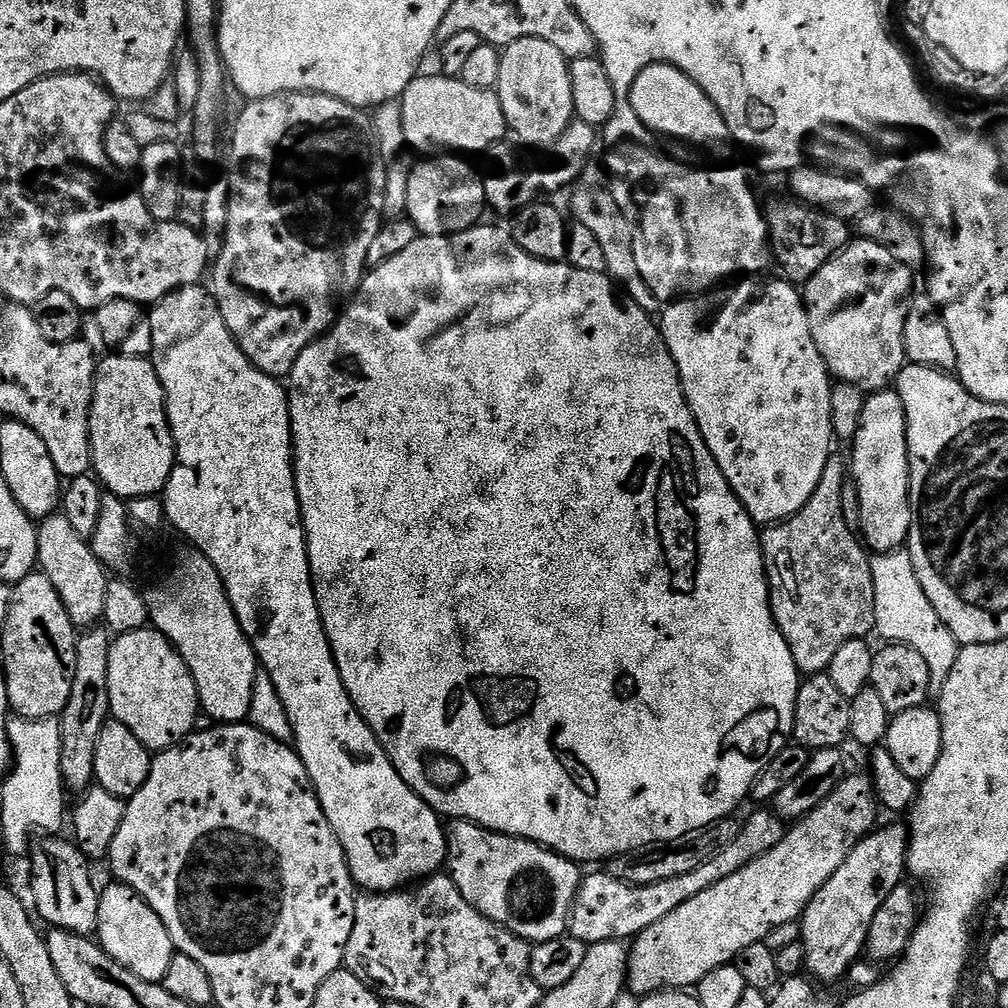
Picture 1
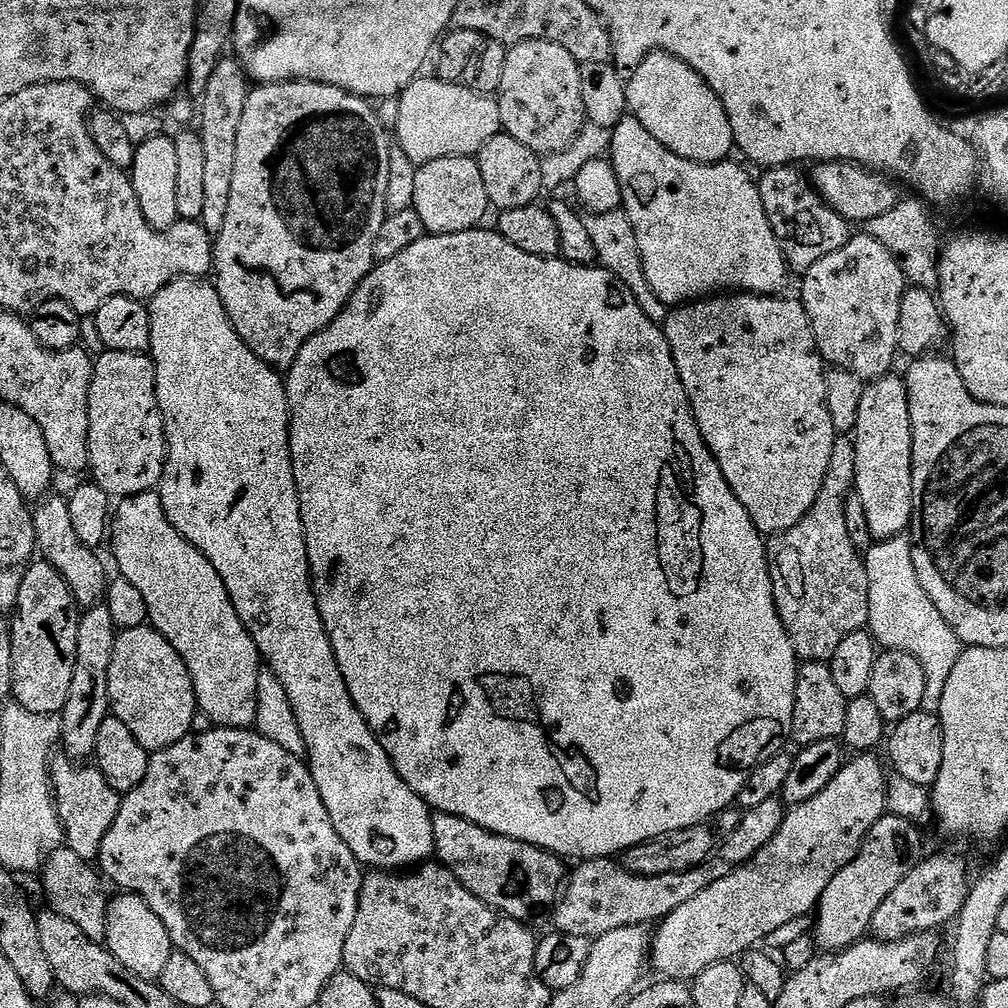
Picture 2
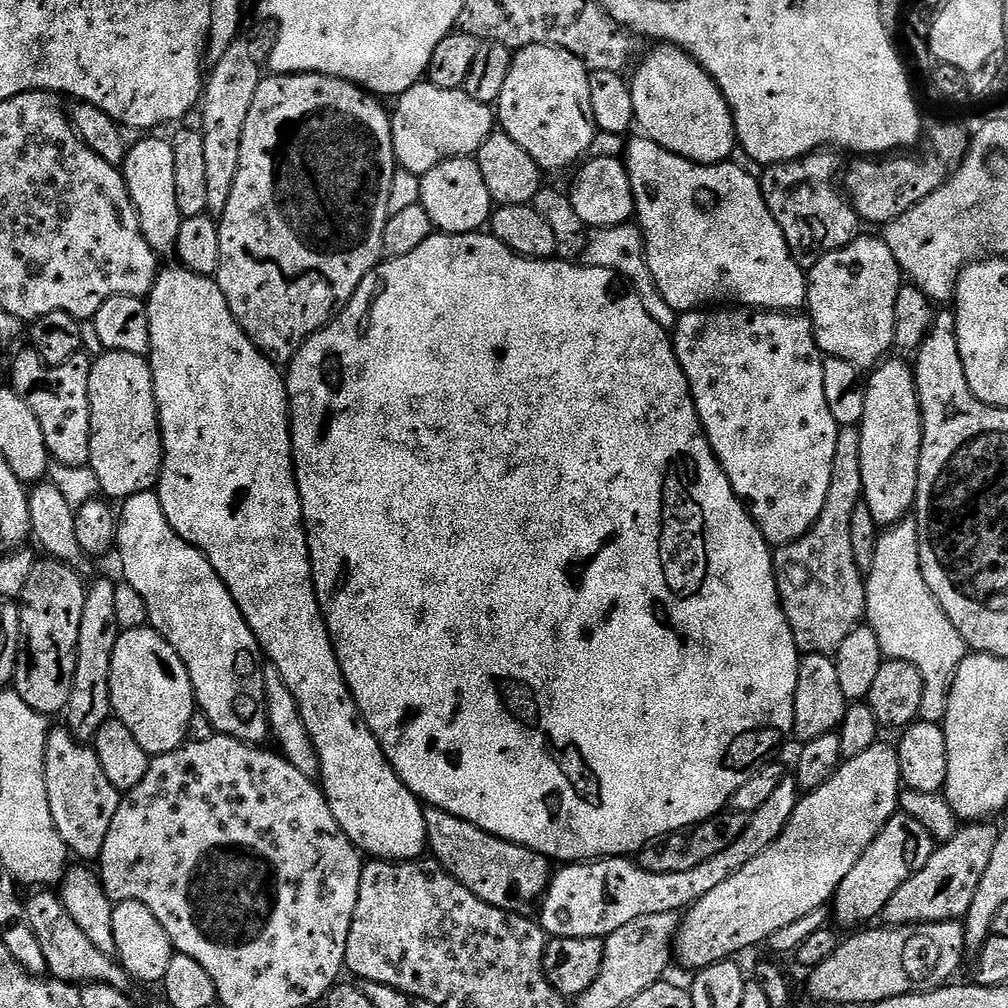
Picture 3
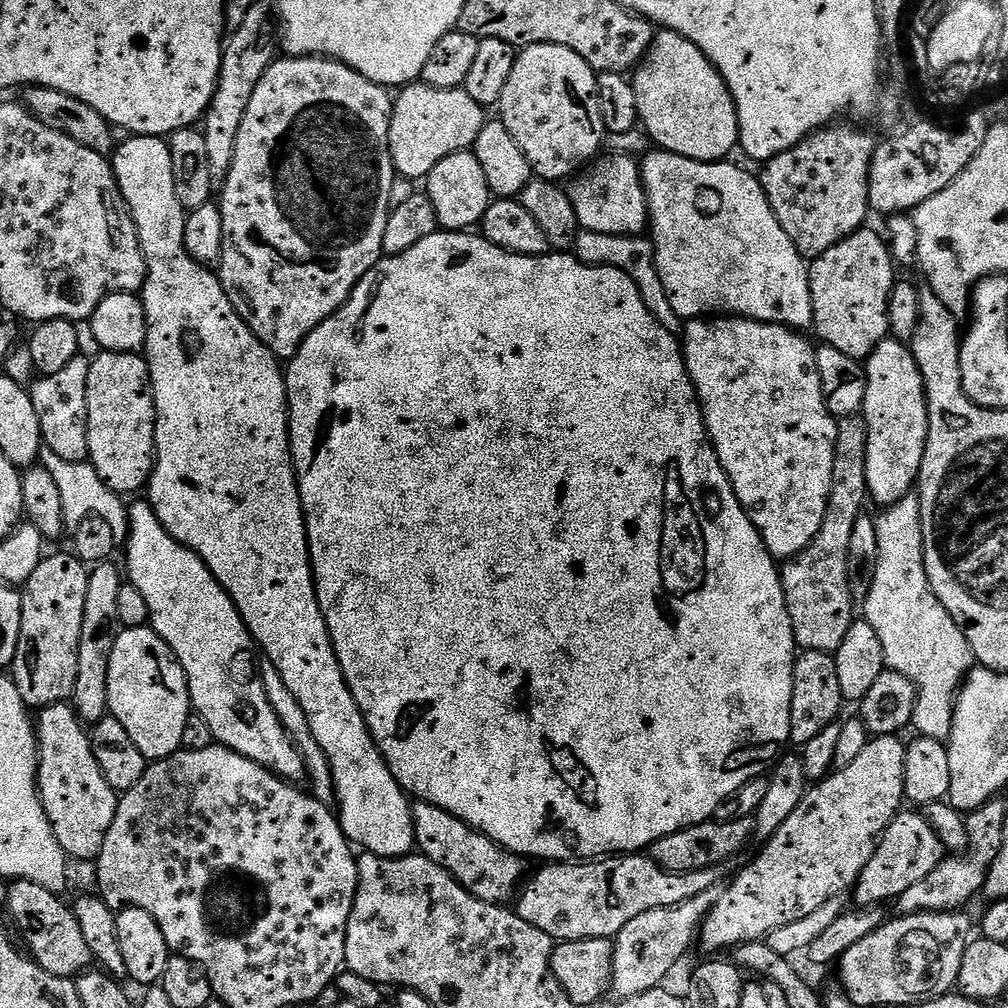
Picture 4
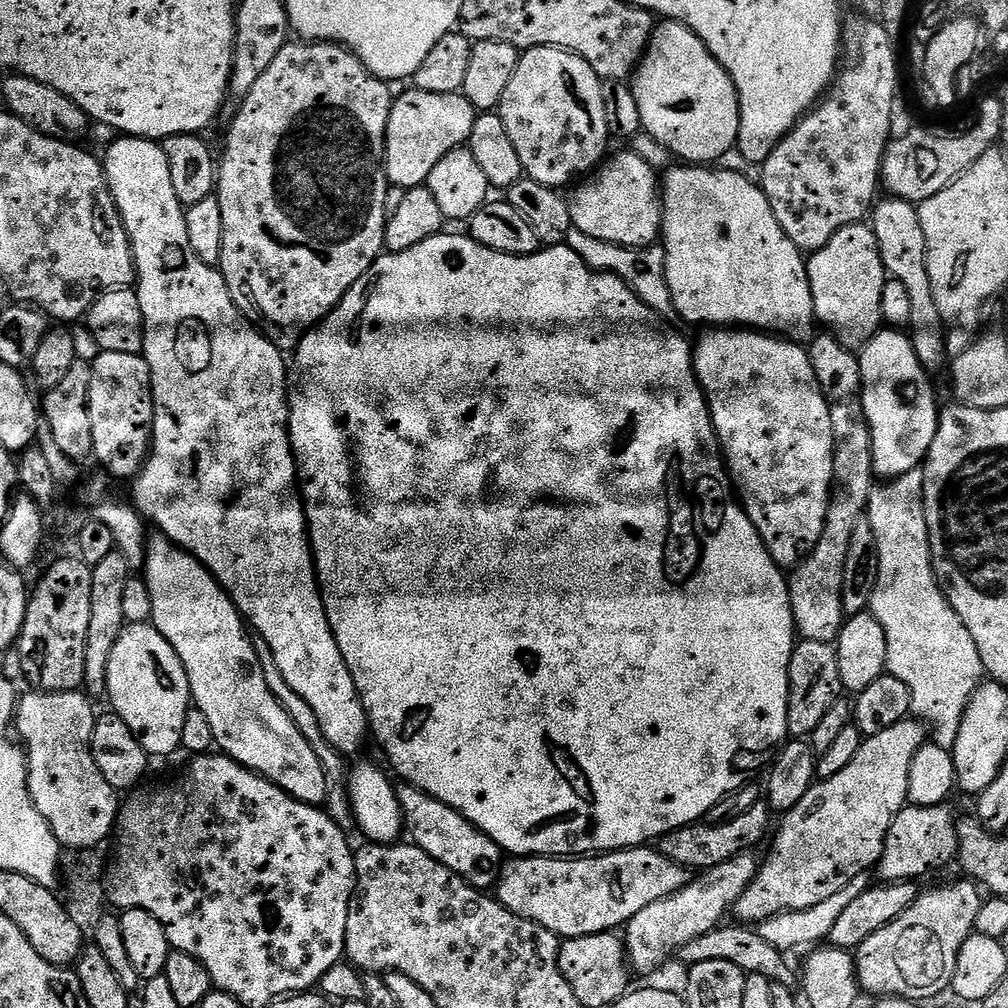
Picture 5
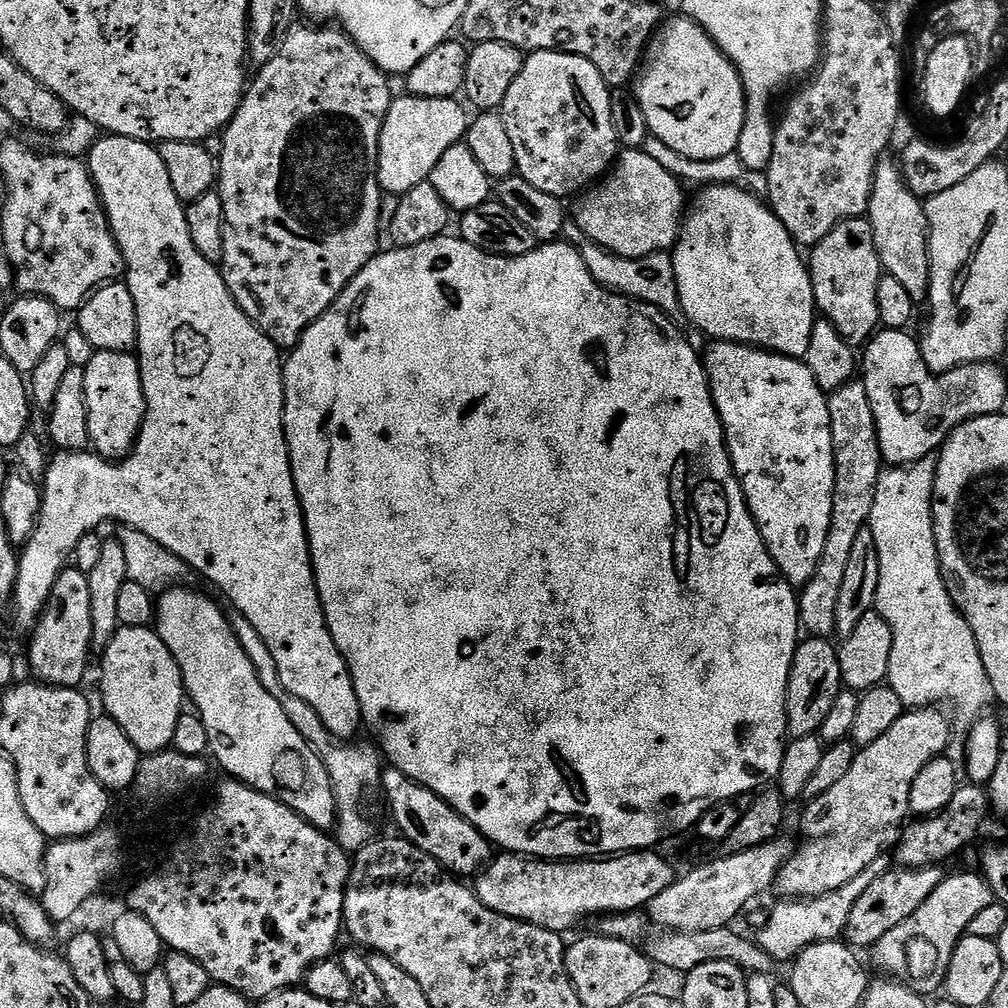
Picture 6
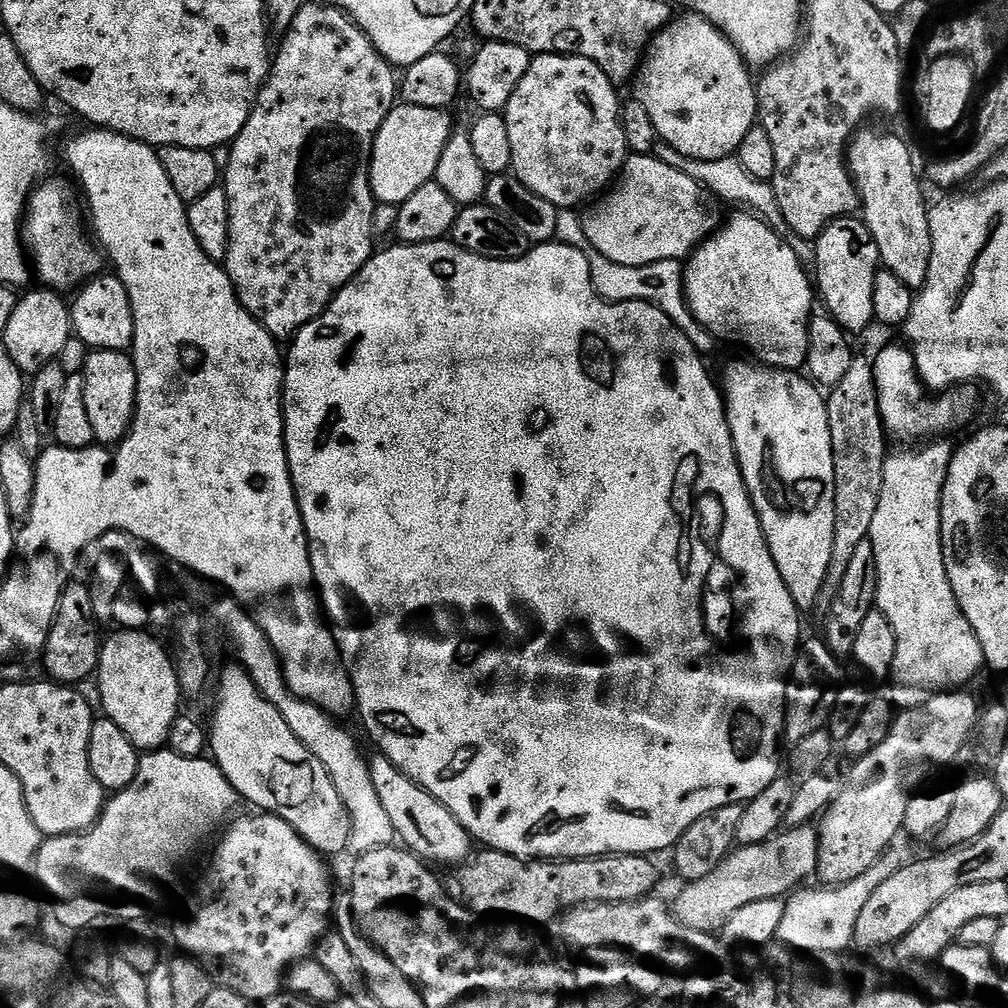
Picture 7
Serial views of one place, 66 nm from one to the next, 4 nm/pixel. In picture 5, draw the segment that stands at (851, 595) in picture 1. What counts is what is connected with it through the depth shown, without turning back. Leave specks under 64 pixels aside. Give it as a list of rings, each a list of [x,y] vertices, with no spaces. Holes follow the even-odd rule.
[[[854,399],[831,405],[830,422],[834,434],[832,499],[828,501],[822,538],[812,553],[791,573],[788,593],[799,639],[832,646],[840,637],[846,619],[842,606],[842,586],[850,537],[854,535],[854,526],[865,519],[877,474],[874,470],[870,422],[864,404]]]

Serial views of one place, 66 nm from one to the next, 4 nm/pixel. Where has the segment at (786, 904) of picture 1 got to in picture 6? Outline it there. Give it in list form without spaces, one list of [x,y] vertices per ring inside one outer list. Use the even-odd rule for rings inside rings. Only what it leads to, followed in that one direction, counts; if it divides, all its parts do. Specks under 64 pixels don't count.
[[[939,707],[917,708],[915,710],[905,711],[904,716],[898,718],[898,722],[894,722],[894,726],[890,726],[890,730],[886,730],[886,734],[882,738],[878,738],[878,742],[863,745],[863,747],[857,751],[856,757],[854,758],[854,766],[850,766],[850,774],[846,774],[846,778],[842,778],[842,782],[836,783],[835,786],[830,786],[830,790],[826,790],[820,796],[807,801],[808,809],[804,812],[804,832],[809,836],[809,840],[806,841],[797,852],[795,849],[795,851],[789,855],[783,870],[776,876],[775,891],[780,891],[781,894],[784,895],[781,897],[784,898],[815,898],[825,896],[827,892],[833,892],[842,886],[846,886],[846,882],[850,882],[850,878],[858,878],[858,874],[862,874],[862,870],[866,870],[866,866],[870,866],[870,862],[881,859],[881,857],[885,855],[884,847],[886,847],[887,844],[889,844],[889,846],[895,845],[897,841],[899,841],[900,833],[905,827],[906,821],[909,819],[910,786],[914,786],[914,778],[918,778],[918,770],[922,770],[922,766],[926,766],[926,762],[930,762],[934,757],[945,755],[948,750],[948,740],[953,735],[954,729],[949,717],[945,715]]]

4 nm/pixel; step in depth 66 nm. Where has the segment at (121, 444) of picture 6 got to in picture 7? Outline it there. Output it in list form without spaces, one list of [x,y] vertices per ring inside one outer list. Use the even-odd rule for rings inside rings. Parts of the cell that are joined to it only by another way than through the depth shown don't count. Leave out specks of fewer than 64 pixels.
[[[92,350],[83,370],[86,414],[96,440],[104,446],[115,446],[124,439],[136,415],[136,366],[128,352]]]

